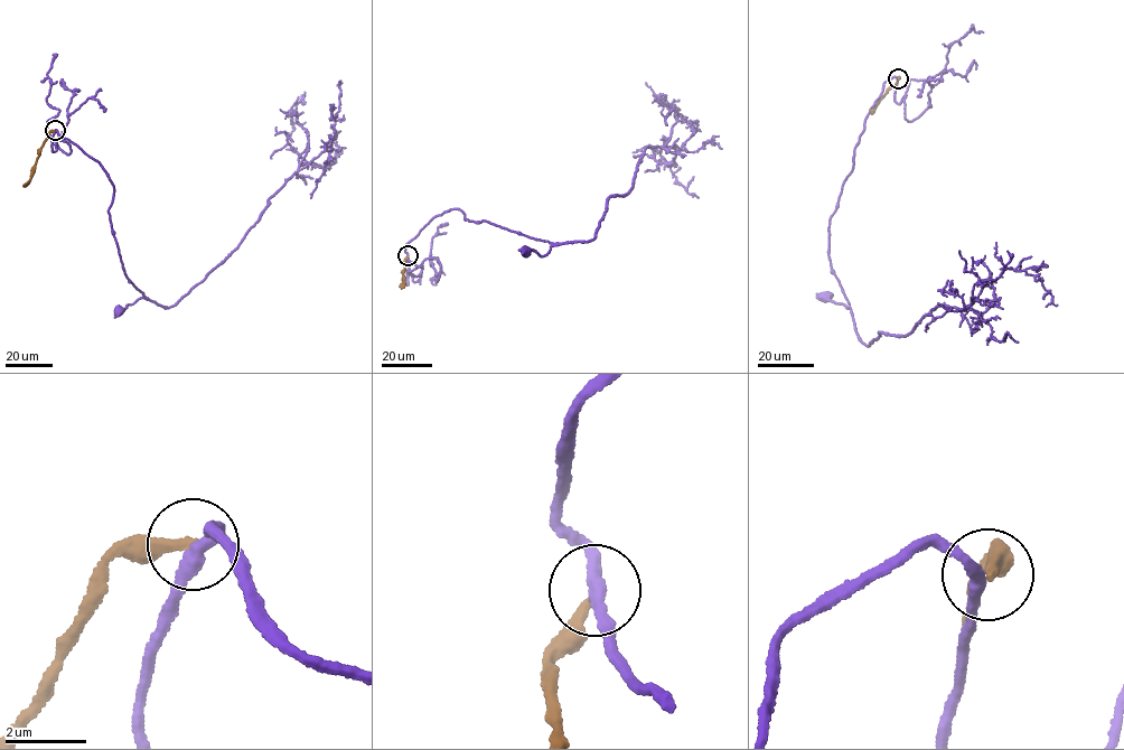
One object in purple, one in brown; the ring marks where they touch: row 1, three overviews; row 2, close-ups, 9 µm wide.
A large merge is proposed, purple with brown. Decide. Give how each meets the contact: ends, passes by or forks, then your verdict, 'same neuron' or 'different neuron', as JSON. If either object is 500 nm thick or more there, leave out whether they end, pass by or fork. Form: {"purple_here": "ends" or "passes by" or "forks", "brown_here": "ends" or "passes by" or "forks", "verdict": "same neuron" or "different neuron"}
{"purple_here": "passes by", "brown_here": "ends", "verdict": "different neuron"}

